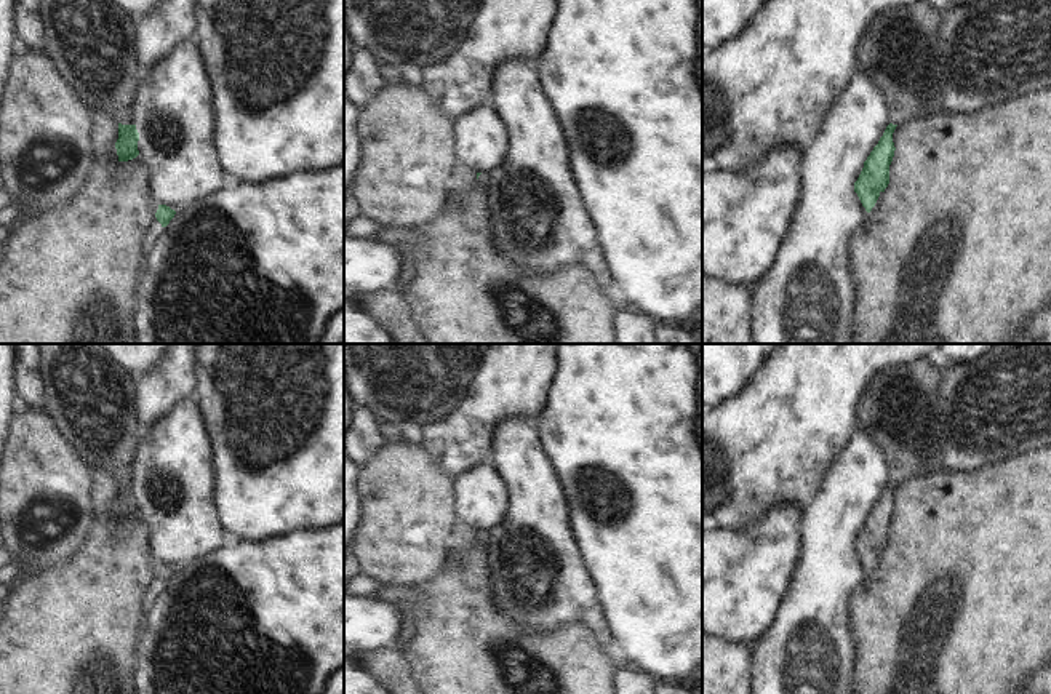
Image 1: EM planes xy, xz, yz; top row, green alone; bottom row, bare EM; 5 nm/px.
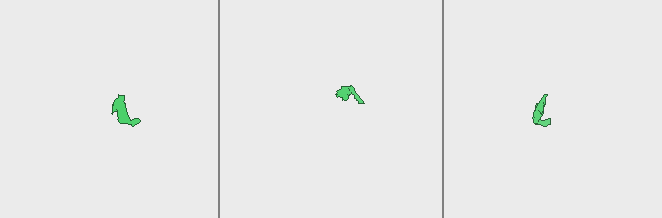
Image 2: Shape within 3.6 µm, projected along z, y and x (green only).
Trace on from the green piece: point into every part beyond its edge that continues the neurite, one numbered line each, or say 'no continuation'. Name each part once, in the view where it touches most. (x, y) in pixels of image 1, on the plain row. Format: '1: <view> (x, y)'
1: xy (96, 402)

